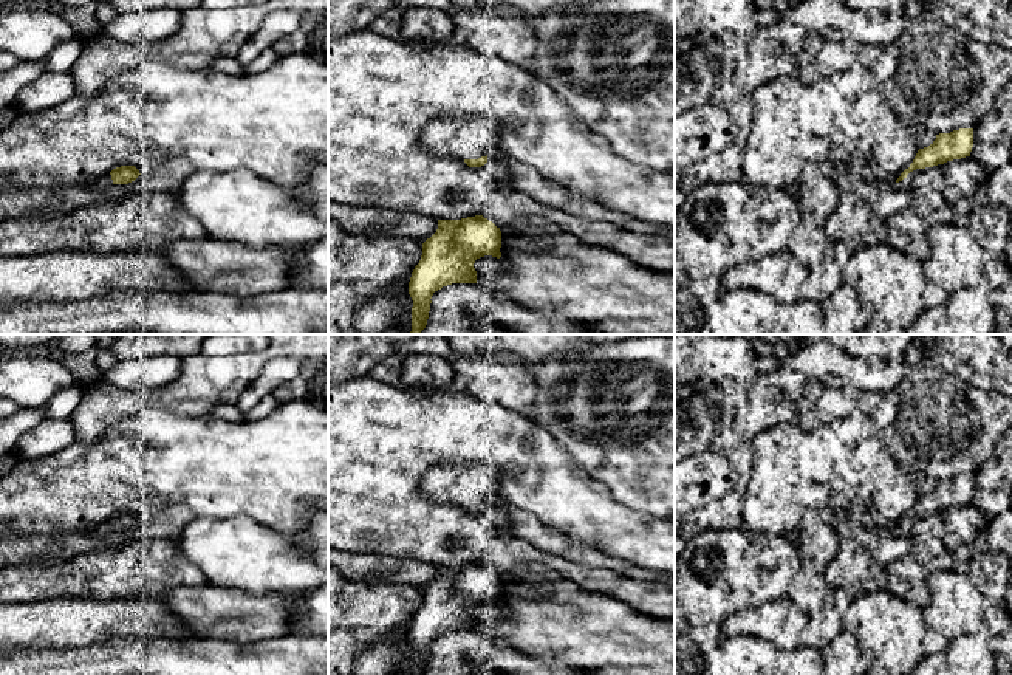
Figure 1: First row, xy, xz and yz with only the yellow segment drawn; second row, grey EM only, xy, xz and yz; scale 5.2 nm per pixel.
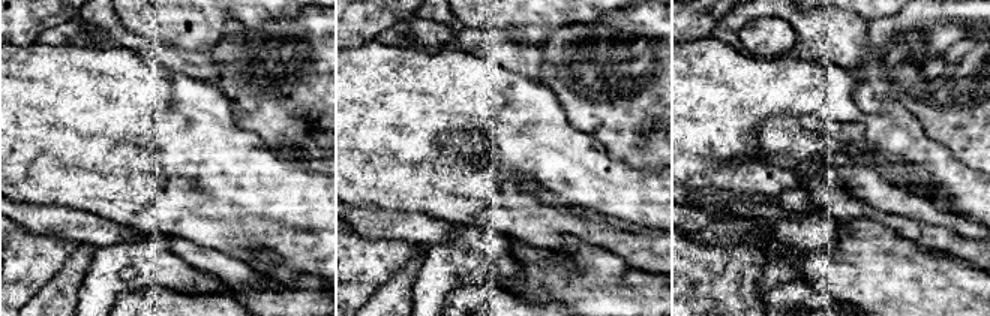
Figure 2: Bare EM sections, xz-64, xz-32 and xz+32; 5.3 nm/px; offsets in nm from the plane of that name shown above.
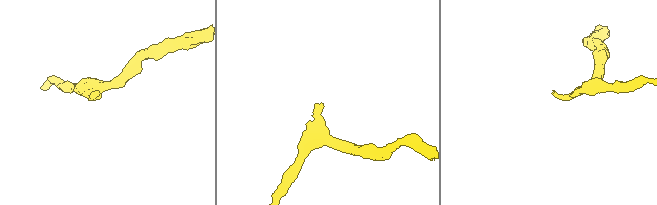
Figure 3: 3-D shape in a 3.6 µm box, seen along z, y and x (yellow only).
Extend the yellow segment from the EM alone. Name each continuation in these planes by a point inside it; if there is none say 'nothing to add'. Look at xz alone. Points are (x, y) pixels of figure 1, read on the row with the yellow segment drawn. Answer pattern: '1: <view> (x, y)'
1: xz (468, 138)

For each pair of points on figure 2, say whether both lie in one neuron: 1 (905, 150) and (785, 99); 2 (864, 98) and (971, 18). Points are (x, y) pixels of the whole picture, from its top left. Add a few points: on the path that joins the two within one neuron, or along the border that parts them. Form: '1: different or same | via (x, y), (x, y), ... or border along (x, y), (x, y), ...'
1: same | via (875, 123), (848, 113), (833, 99), (815, 99)
2: same | via (891, 71), (906, 56), (933, 56), (944, 45)

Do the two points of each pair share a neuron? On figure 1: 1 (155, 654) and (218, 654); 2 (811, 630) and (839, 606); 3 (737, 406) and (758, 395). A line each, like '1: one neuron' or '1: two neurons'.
1: one neuron
2: one neuron
3: one neuron

